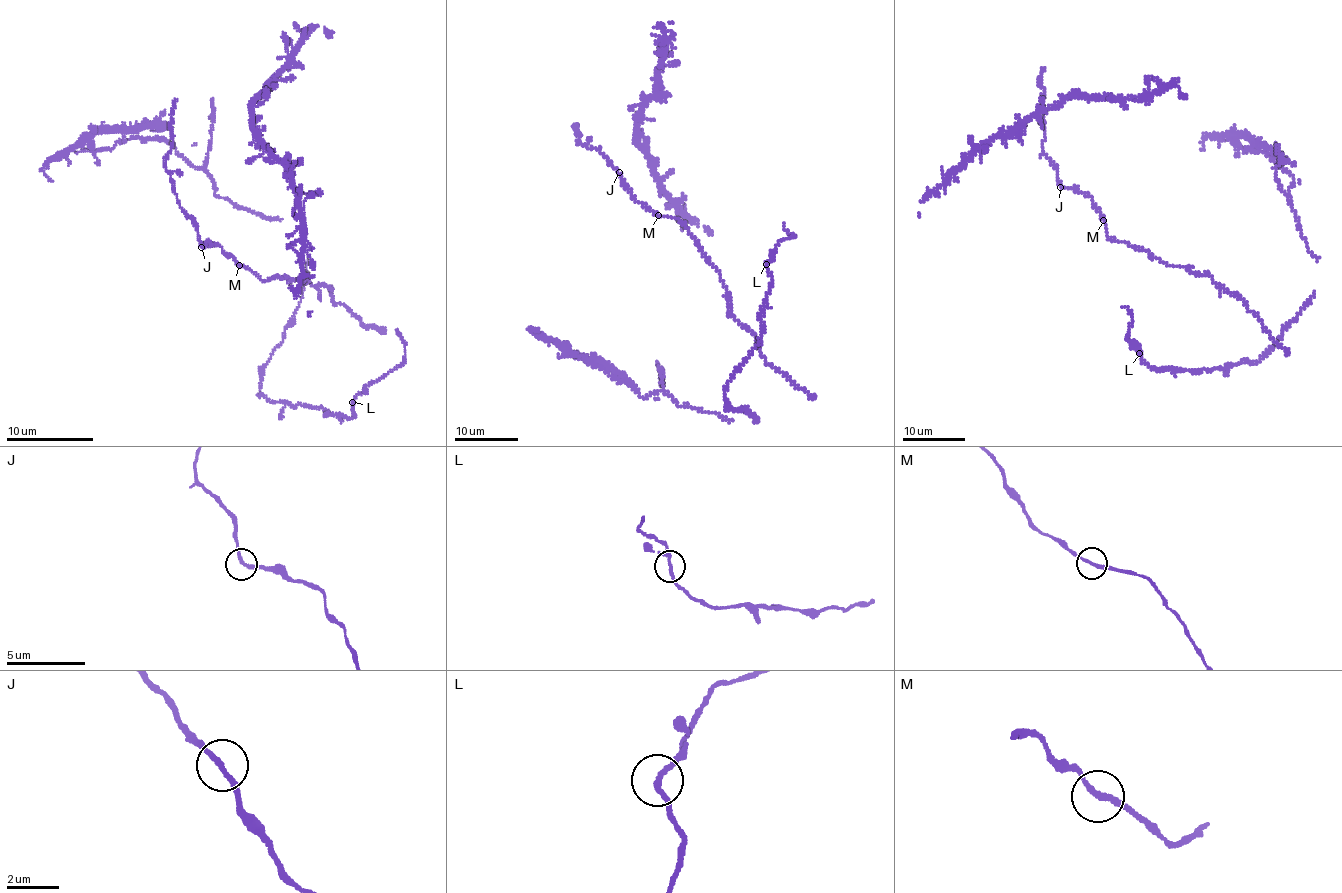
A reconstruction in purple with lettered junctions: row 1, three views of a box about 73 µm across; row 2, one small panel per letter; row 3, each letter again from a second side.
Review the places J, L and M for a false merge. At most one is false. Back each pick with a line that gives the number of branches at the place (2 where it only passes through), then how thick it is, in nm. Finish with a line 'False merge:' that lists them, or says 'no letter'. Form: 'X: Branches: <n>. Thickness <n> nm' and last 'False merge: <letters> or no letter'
False merge: no letter

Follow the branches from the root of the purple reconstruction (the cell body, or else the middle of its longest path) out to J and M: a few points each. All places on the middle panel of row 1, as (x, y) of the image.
J: (730, 298), (719, 270), (705, 256), (689, 230), (678, 219), (660, 217), (639, 203), (619, 172)
M: (730, 298), (719, 270), (705, 256), (689, 230), (678, 219), (658, 215)

